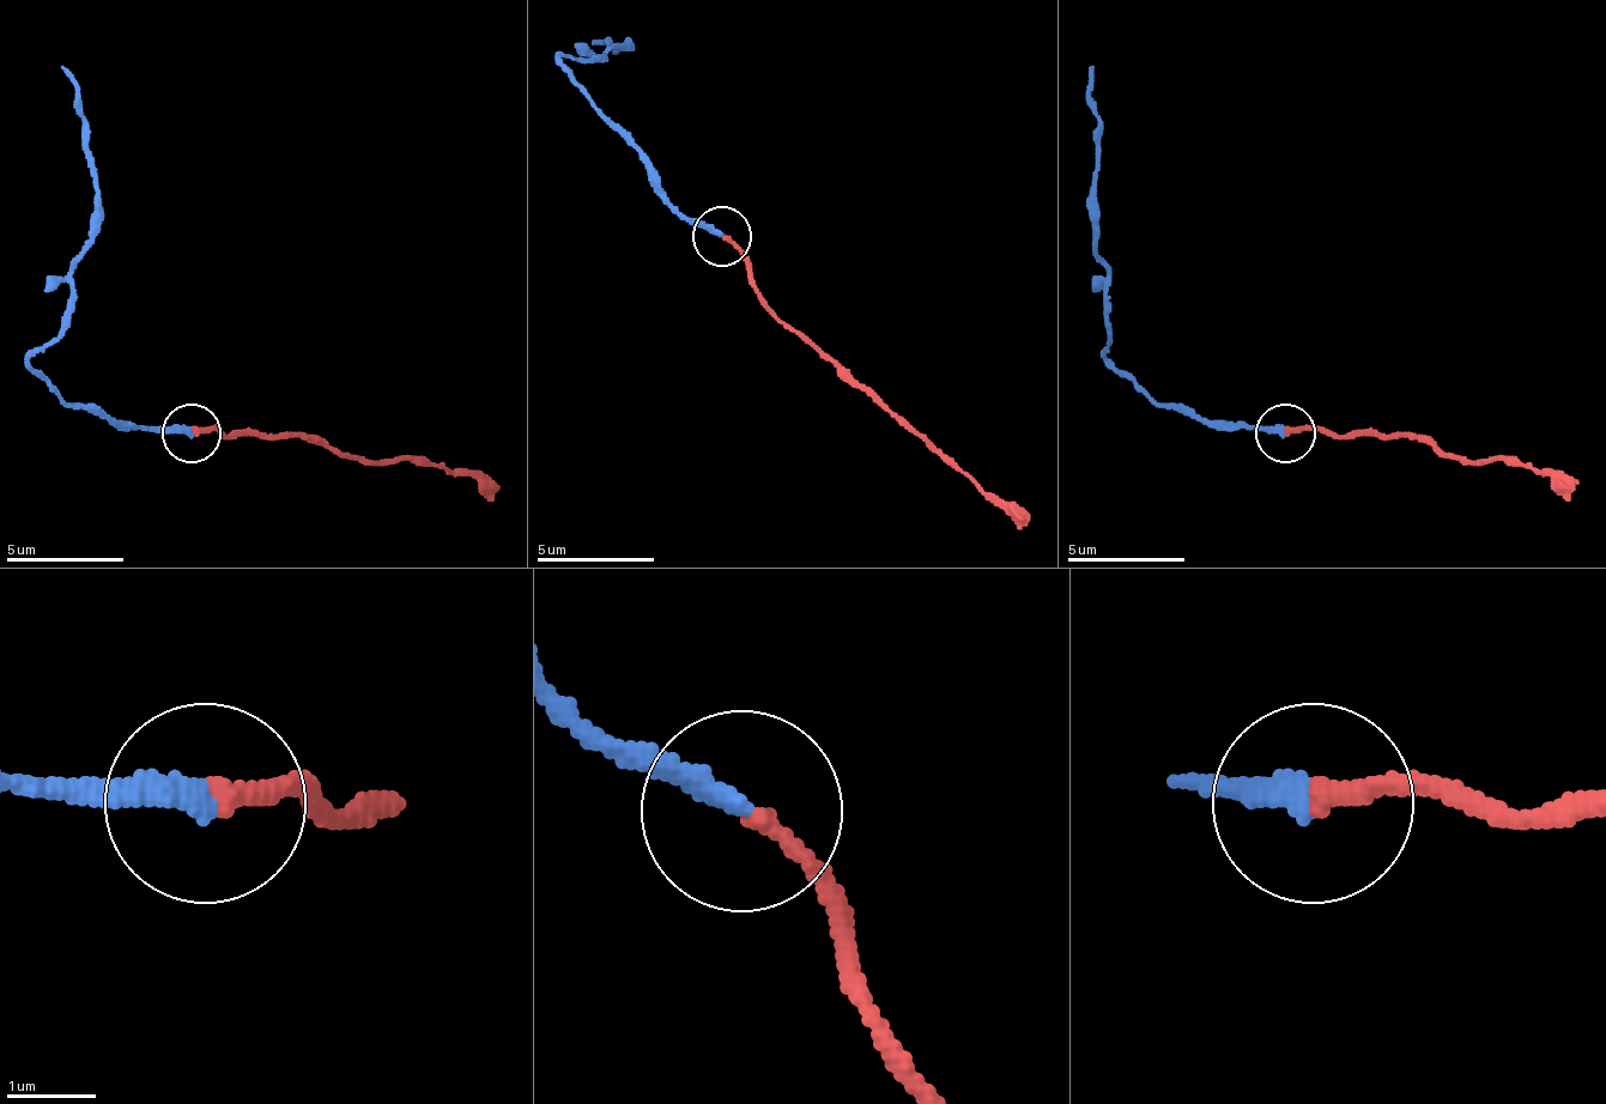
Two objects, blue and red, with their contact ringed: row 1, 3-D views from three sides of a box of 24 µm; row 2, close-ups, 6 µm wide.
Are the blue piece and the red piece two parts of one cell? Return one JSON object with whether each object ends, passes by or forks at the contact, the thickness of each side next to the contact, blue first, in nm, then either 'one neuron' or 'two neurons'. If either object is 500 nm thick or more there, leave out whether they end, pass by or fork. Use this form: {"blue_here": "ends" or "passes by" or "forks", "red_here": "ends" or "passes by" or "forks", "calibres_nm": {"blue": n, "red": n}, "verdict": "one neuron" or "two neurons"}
{"blue_here": "ends", "red_here": "ends", "calibres_nm": {"blue": 260, "red": 200}, "verdict": "one neuron"}

